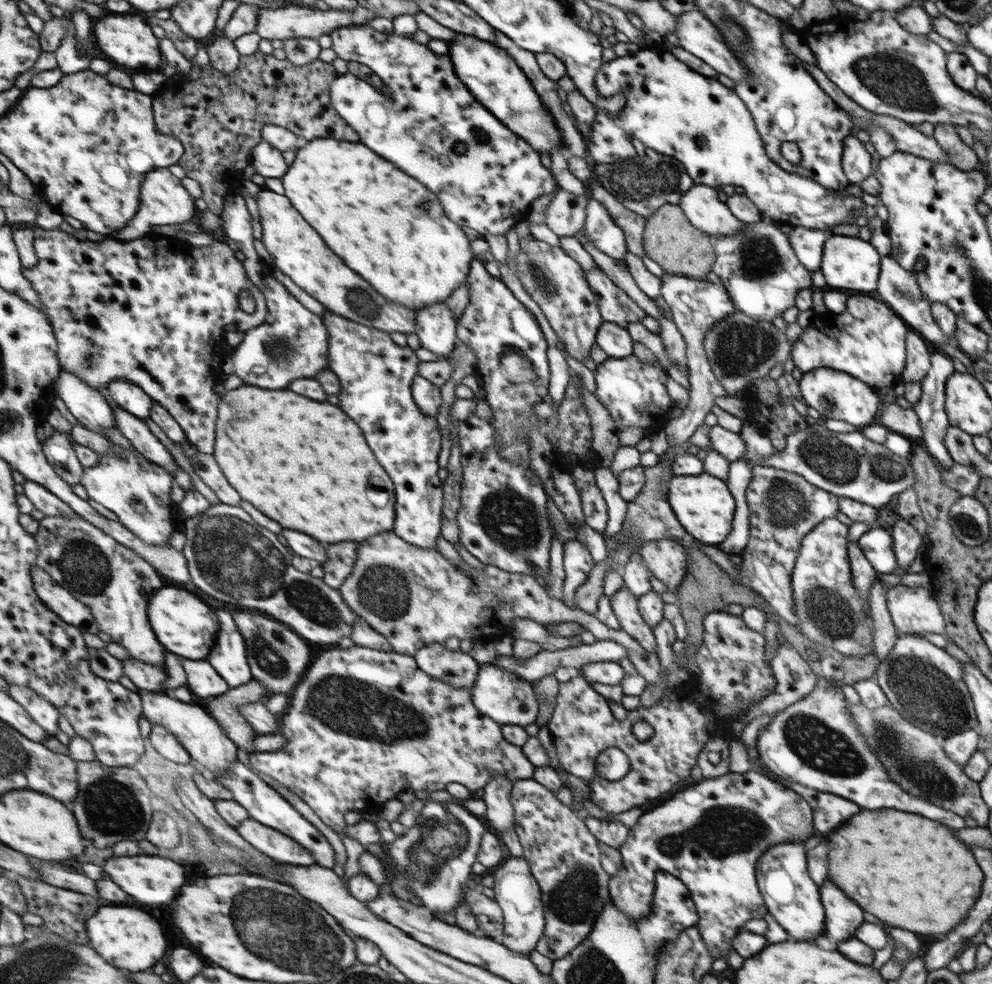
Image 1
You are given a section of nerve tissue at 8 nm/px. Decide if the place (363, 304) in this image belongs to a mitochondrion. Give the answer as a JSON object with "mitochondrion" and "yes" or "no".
{"mitochondrion":"yes"}

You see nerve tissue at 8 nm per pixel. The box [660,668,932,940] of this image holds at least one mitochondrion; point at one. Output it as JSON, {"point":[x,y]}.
{"point":[818,745]}

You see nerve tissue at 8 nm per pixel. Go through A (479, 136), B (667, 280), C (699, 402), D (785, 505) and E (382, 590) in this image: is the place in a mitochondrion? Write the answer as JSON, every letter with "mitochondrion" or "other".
{"A":"mitochondrion","B":"other","C":"other","D":"mitochondrion","E":"mitochondrion"}

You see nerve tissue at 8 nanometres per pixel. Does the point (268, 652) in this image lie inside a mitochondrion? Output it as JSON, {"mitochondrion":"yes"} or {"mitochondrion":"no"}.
{"mitochondrion":"yes"}

